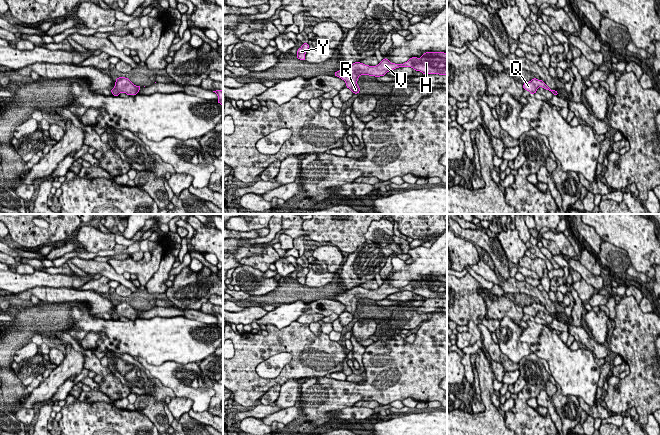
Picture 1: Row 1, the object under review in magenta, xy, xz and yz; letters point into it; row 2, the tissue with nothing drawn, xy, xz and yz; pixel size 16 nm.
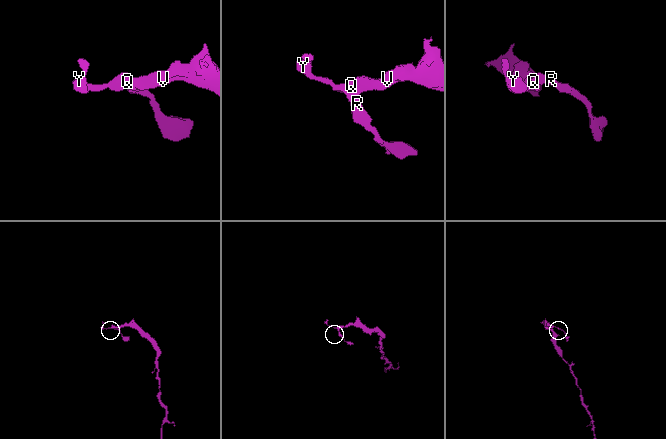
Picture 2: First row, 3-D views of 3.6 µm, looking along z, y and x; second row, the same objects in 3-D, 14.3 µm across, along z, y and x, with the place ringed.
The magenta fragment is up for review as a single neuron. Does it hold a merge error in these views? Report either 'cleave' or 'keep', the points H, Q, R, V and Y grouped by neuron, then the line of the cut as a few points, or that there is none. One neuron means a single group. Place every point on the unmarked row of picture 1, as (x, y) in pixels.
keep; groups H Q R V Y; cut none

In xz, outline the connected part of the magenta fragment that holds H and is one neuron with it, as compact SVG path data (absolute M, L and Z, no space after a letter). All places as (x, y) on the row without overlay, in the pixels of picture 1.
M425 276L420 282L411 281L403 288L391 287L387 282L384 282L377 290L369 290L360 286L355 286L346 292L334 297L345 305L346 311L354 318L360 315L357 309L358 301L361 299L369 299L380 301L386 299L387 296L399 291L411 291L416 295L420 295L425 299L428 298L447 298L447 277L444 276Z

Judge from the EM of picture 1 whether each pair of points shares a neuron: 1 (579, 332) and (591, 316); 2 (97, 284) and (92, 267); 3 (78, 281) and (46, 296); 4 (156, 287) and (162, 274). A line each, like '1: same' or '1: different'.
1: different
2: different
3: different
4: same

